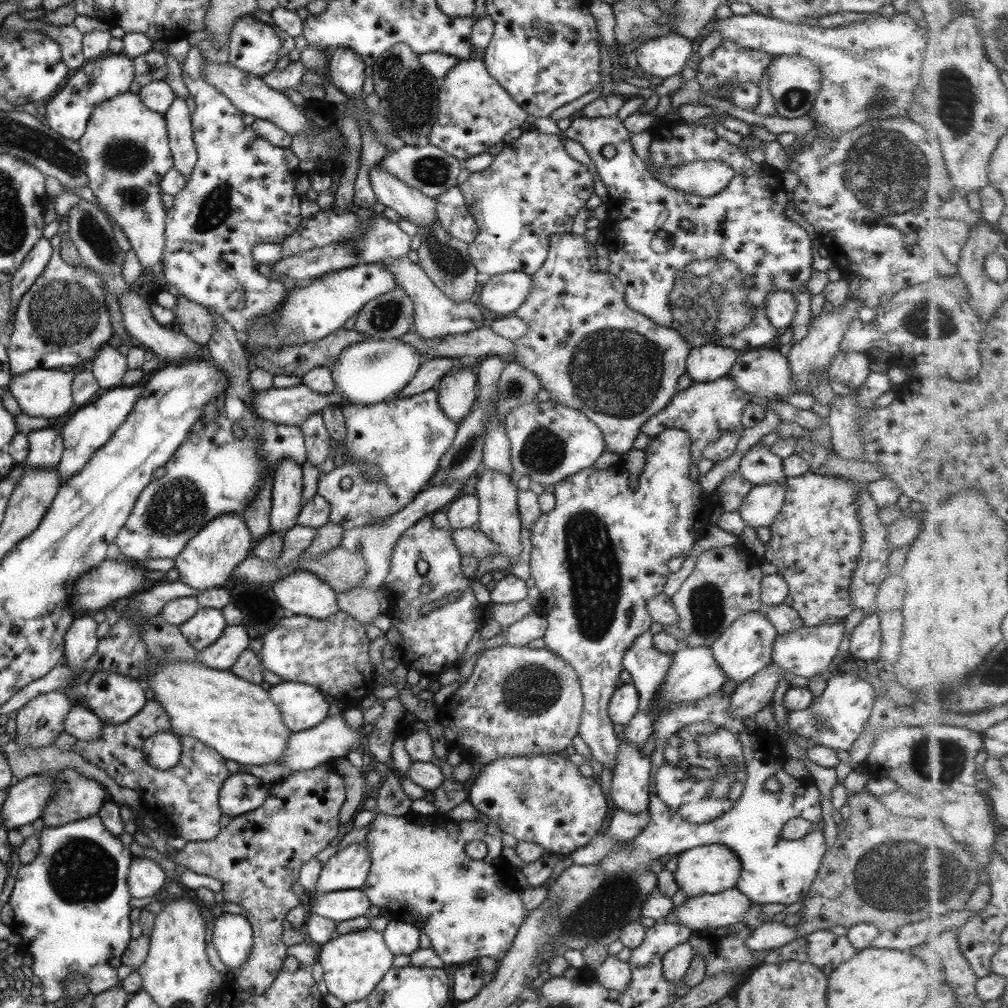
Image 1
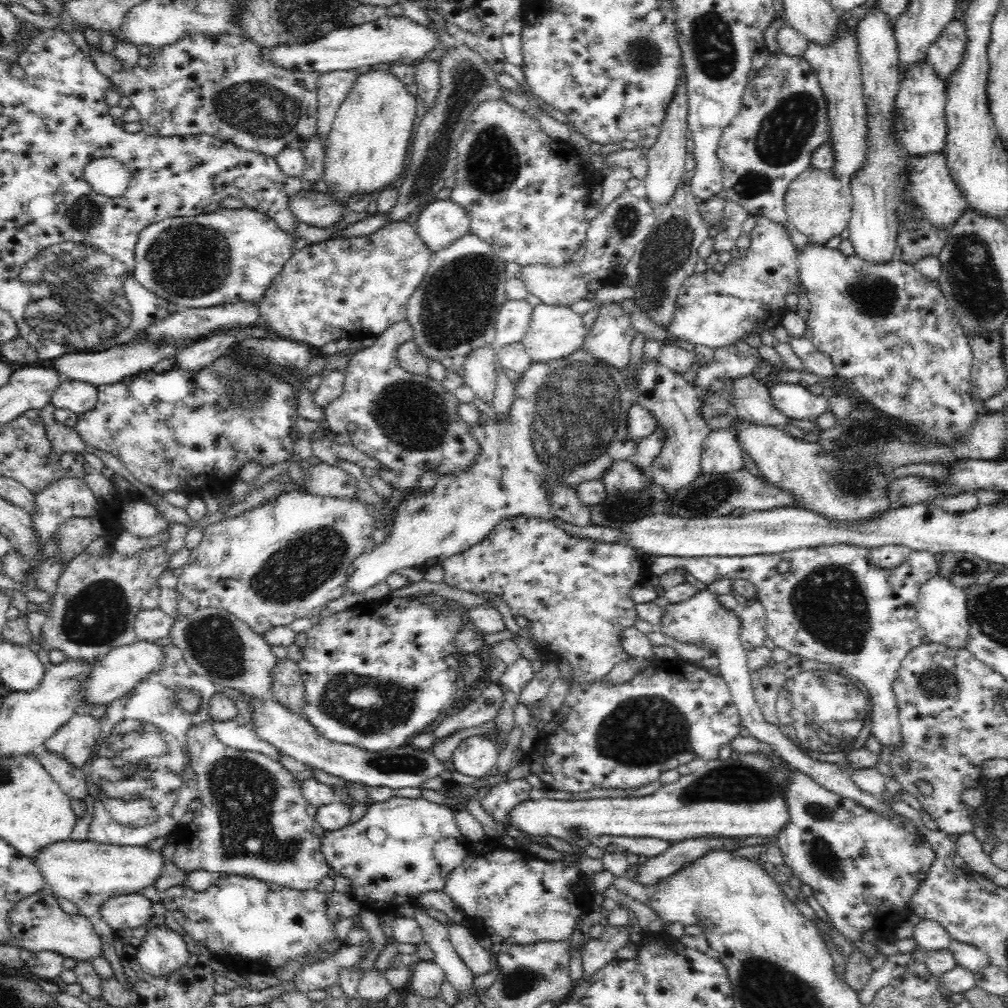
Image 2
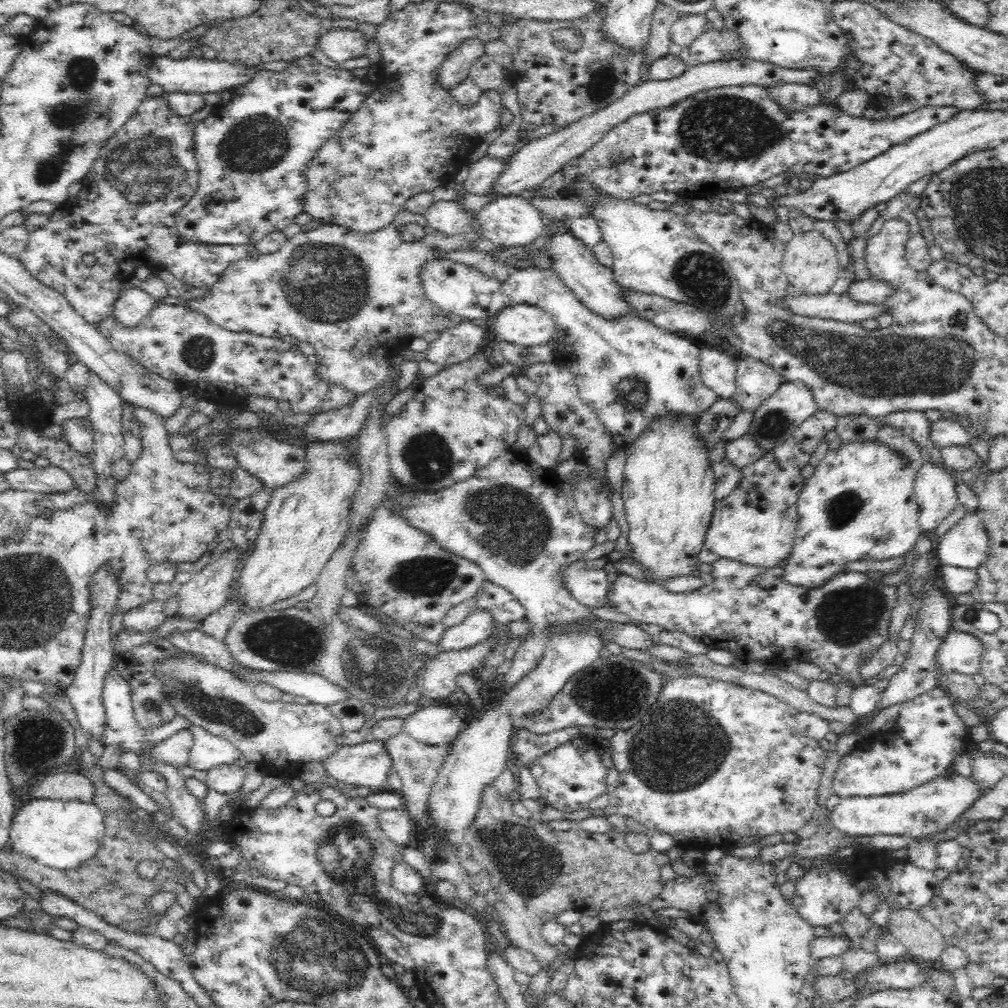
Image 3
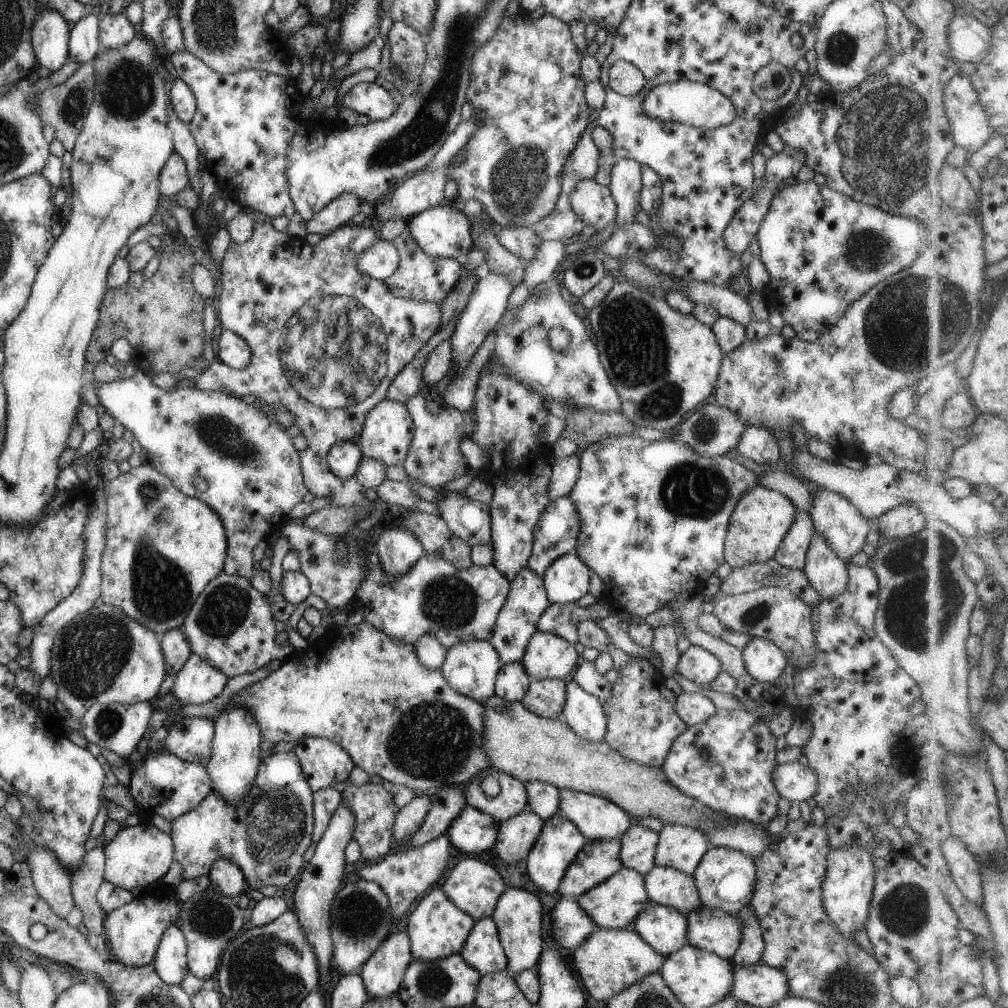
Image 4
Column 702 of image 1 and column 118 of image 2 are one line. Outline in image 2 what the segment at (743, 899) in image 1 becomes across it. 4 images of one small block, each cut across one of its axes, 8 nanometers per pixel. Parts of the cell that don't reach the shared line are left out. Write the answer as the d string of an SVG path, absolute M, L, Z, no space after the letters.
M142 893L122 894L108 898L98 908L100 922L113 931L121 928L138 928L152 916L152 901Z

